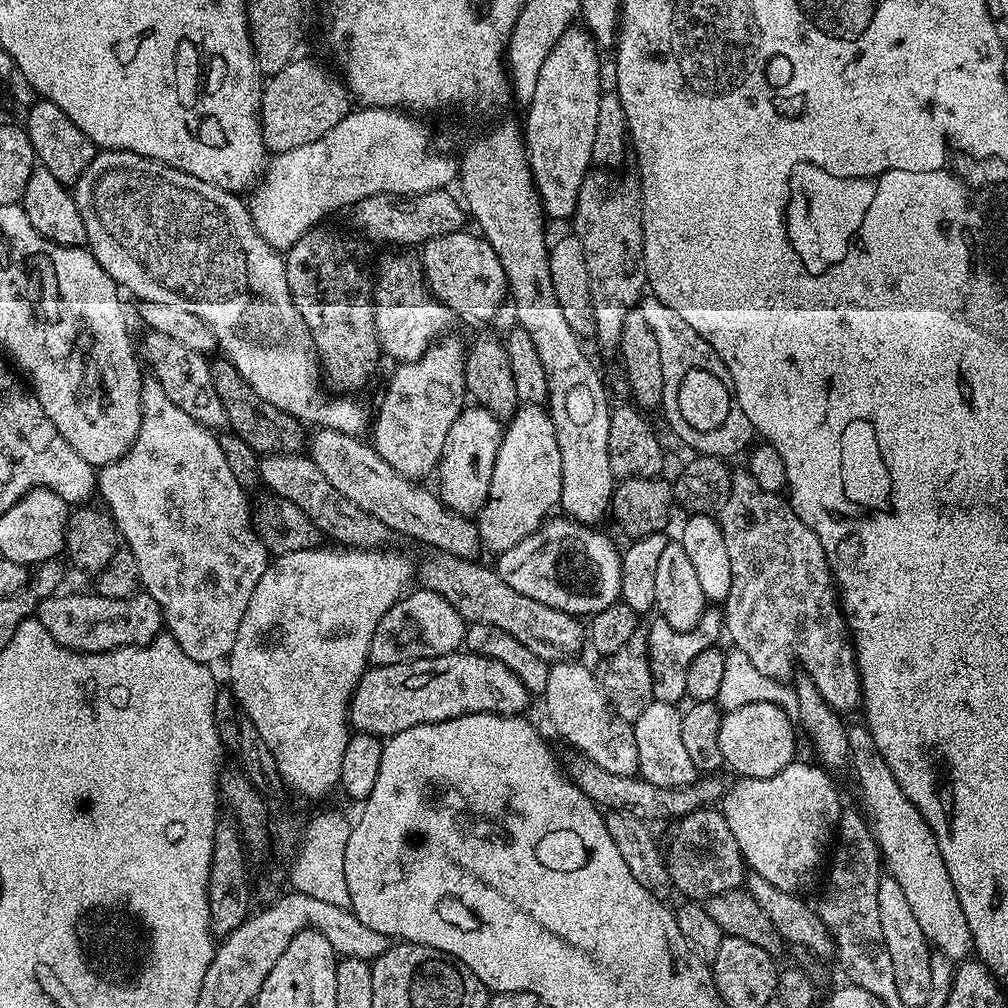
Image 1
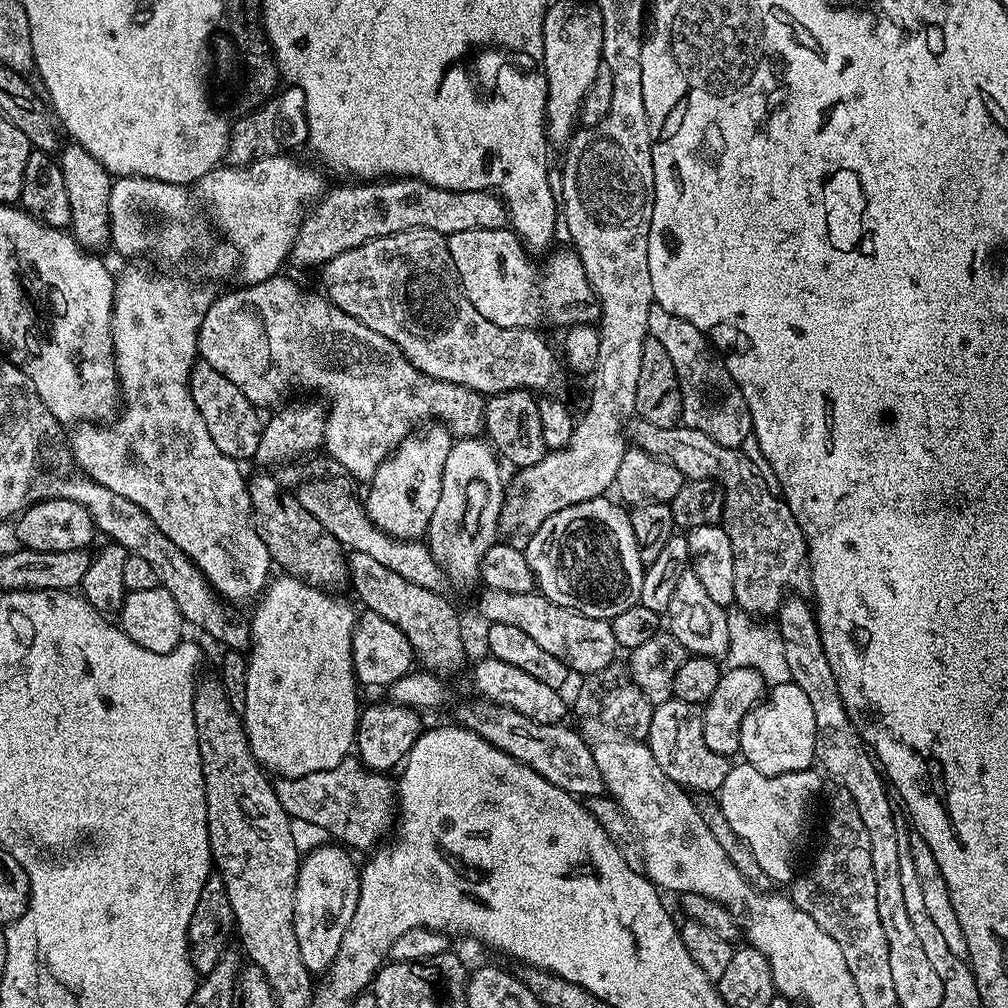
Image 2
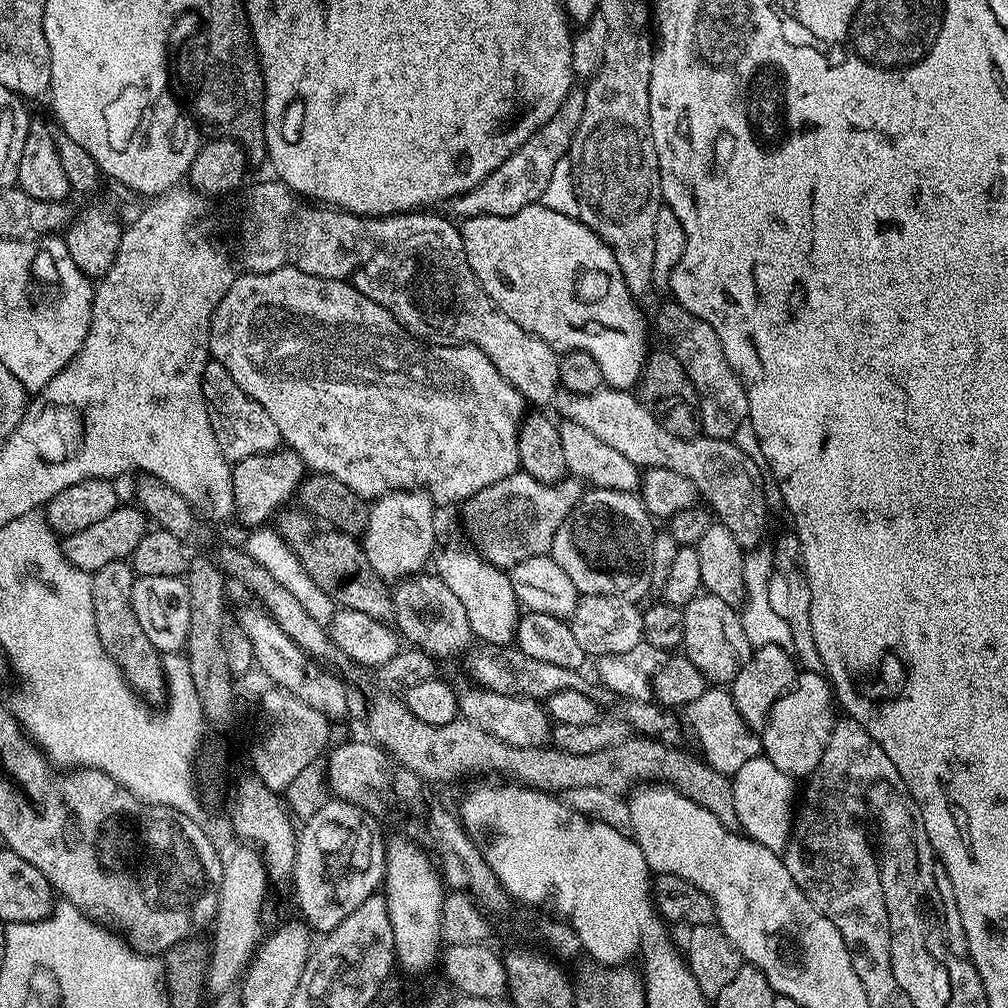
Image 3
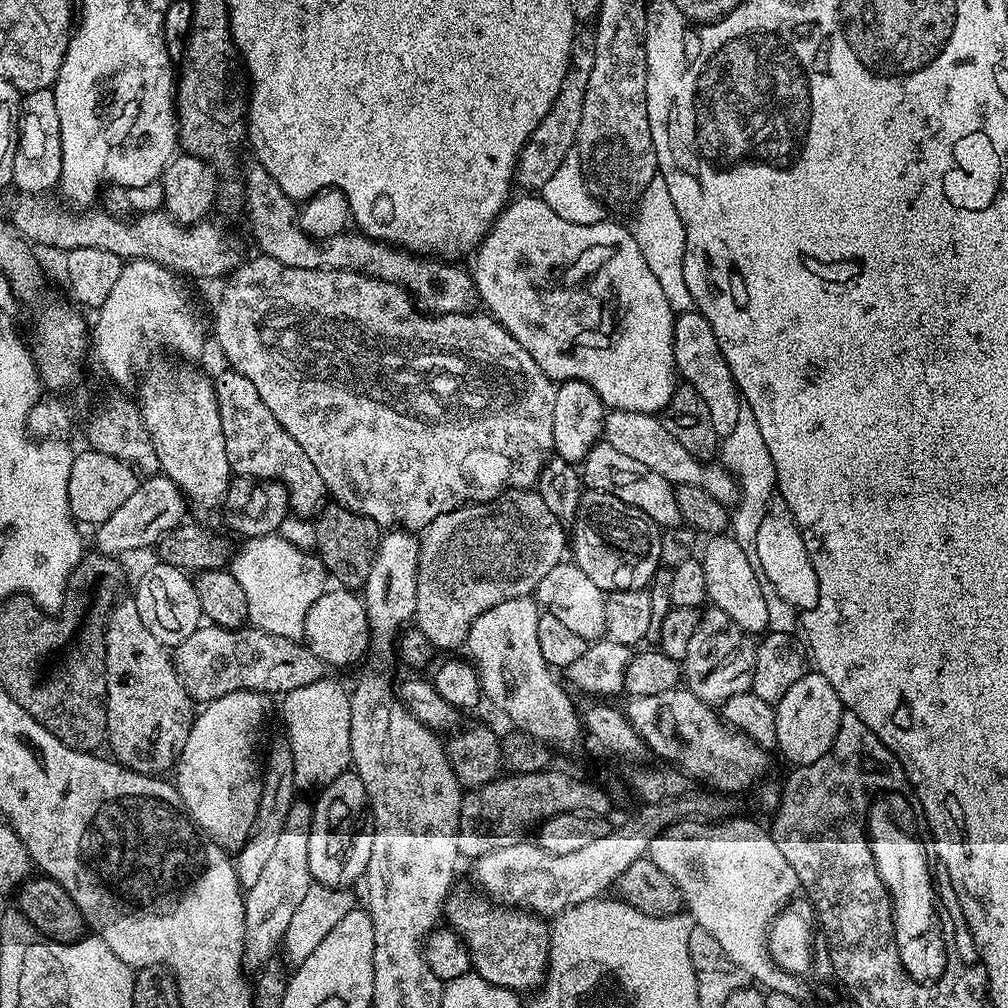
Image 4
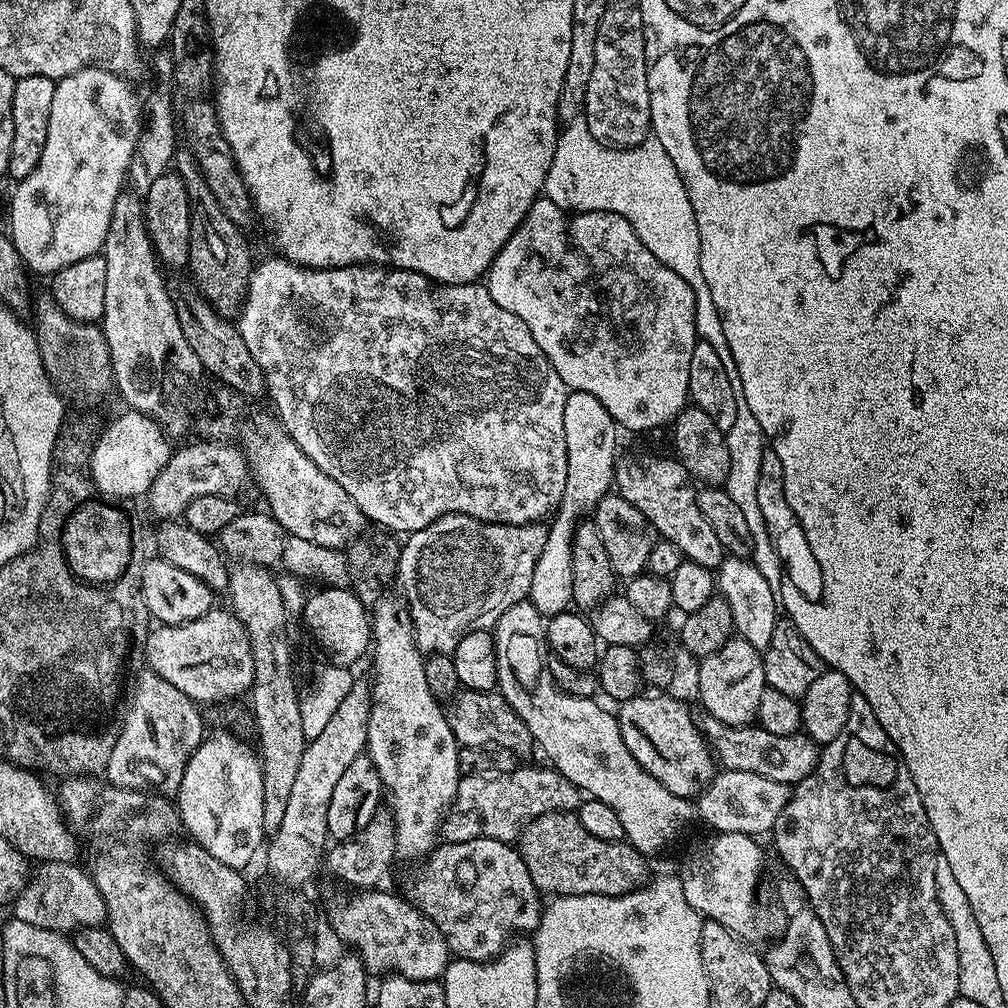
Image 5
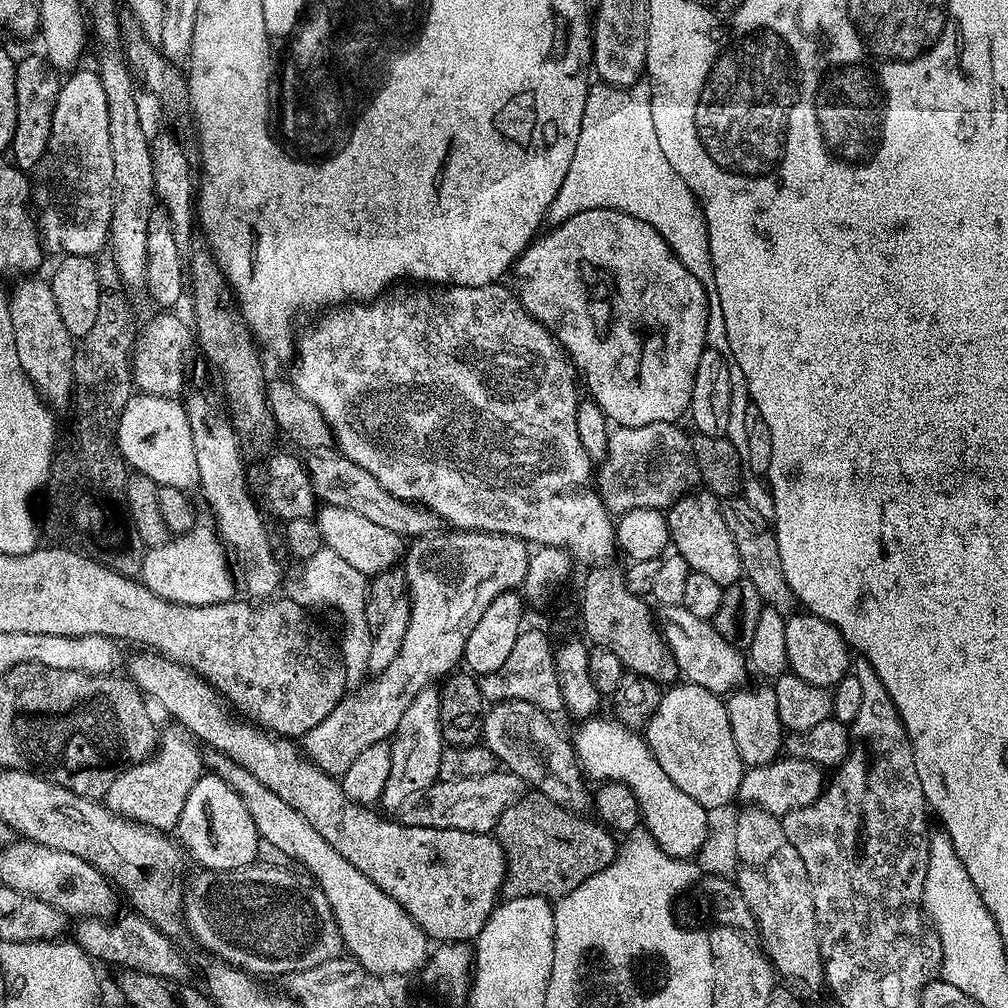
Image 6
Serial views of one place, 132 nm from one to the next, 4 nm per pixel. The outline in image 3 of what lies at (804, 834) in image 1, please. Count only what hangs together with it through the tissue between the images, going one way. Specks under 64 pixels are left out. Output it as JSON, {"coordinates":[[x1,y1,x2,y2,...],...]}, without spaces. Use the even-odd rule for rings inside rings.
{"coordinates":[[761,754,739,768,731,781,734,790,734,814,738,814,743,835,775,853,787,848,794,823,794,805,798,800,798,788,792,785,795,784,793,777,778,770,774,762]]}

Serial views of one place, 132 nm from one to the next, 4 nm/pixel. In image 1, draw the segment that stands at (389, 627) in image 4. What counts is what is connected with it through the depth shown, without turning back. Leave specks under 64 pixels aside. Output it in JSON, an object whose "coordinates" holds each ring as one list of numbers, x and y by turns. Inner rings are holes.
{"coordinates":[[452,334,437,339,425,350,422,358,410,360,399,365,400,368,388,380,388,389,384,392,384,401,380,404,380,414,374,418,374,432,376,452,396,472,400,472,408,480,423,481,423,476,428,476,437,471,440,455,448,435,456,419,466,407,466,391,464,380,466,344,455,340]]}

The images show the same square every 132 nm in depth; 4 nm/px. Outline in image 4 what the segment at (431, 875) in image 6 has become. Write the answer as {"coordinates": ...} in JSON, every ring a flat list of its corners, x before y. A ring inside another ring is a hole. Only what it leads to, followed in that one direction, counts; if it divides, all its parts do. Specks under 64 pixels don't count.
{"coordinates":[[453,890,448,894,444,904,443,919,447,927,451,928,468,948,468,957,472,960,471,971,476,975,486,978,494,986,509,988,517,994,531,993,539,989,544,983,544,976,548,973,548,951,550,950,550,924,545,917,537,916,523,908,505,906,500,902,493,902,483,894,475,896,472,892,459,892]]}

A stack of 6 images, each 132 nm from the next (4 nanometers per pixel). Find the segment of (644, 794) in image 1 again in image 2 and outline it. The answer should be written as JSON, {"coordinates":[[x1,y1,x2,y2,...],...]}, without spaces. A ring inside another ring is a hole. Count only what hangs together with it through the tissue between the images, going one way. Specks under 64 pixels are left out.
{"coordinates":[[487,702,476,703,480,704,468,704,461,710,459,723,463,727,469,728,470,731,481,736,486,742,498,746,498,750,510,754,510,758,530,766,535,772,542,774,542,778,546,778,546,782,558,786,573,798,605,795,604,779,598,770,598,762,594,762,594,754,589,741,584,741,574,729,567,728,567,723,539,724,530,718,526,718,526,714,518,714,518,710,513,708,502,708]]}

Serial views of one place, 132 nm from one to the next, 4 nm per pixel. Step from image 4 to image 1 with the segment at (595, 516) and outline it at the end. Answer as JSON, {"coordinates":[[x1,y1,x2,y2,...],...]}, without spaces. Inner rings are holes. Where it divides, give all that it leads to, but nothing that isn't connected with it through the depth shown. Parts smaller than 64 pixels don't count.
{"coordinates":[[564,514,549,518,540,525,537,532,522,538,518,546,499,553,496,562,499,577,506,585,514,586,514,590,526,594,526,598,542,602,542,606,550,606,554,610,577,618,597,616,599,612,620,600,622,590,621,549,619,547,616,549,615,542,606,533,599,532,600,530,599,527,581,524,580,521]]}

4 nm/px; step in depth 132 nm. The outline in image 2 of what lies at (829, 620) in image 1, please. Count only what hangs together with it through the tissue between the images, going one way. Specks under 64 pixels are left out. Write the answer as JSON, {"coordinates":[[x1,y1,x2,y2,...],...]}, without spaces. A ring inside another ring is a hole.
{"coordinates":[[637,419,636,423,636,440,634,440,635,447,646,450,652,456,659,456,671,462,674,466,678,466,678,470,687,479,690,480,713,480,715,484,720,486,724,491,724,519,722,527,726,530,726,534,730,538,730,542,734,546,734,594,736,595,735,607,741,612,749,613,757,618,768,618,771,614,779,613,780,605,784,603,789,594,800,594,800,592,809,587,812,582,812,575,810,574,810,566,808,565,808,543,802,534,802,530,798,526,798,522,794,518,794,514,790,510,790,506,777,493,766,490,766,482,762,482,762,478,758,478,758,474,754,470,754,466,750,462,750,458,746,458,743,451,739,448,727,448,718,442,714,442,714,438,710,438,706,434,702,434,702,430,694,430,687,426,677,426,675,428,667,428,666,426,654,426,650,422,642,419]]}

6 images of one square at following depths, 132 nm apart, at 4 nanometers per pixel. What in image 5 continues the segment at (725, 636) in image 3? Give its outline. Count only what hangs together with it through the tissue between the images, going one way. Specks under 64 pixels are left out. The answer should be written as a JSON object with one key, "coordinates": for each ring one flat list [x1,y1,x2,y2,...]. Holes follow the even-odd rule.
{"coordinates":[[733,638,728,640,714,654,703,657,699,661,700,669,696,672,696,688,700,691,700,700,704,703,704,712,718,722,730,726,748,726,756,720,758,702,762,702,762,694,766,687,764,682,764,657,761,649,750,646,750,642]]}

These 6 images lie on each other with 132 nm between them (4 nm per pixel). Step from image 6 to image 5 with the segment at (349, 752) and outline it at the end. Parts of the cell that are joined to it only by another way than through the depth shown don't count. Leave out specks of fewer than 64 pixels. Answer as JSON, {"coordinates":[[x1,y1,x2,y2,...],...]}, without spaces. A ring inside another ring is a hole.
{"coordinates":[[458,515,444,516,442,519,437,520,436,523,427,524,422,530,411,533,401,545,396,582,402,588,404,594,404,596,402,595,402,600,408,609,408,617,412,620,412,632,416,636,416,644,420,647,421,653,451,654,458,646,458,642,462,642,465,634,491,629,504,611,520,601,527,601,529,599,530,584,533,581,534,566,538,562,538,558,541,557,547,534,547,527,540,522,535,524,491,524,473,516]]}

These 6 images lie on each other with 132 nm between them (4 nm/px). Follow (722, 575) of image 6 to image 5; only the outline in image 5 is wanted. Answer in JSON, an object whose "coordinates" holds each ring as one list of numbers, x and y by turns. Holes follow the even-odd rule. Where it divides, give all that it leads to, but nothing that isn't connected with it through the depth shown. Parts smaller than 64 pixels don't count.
{"coordinates":[[617,459,614,488,619,496,630,502,630,506,638,506,638,510,646,514,657,537,669,540,683,559,698,562,698,566,719,569,726,555,724,547,718,542,718,534,714,534,714,526,702,518,702,510,698,510,696,501,697,485,679,460]]}

